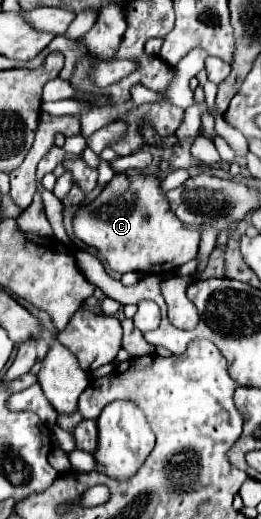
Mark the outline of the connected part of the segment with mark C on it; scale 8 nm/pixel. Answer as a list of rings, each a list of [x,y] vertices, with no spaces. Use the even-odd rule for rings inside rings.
[[[115,175],[91,205],[75,211],[73,233],[89,247],[95,247],[109,269],[119,275],[127,271],[167,275],[191,261],[199,251],[199,231],[183,227],[169,211],[167,197],[159,191],[159,181],[143,175]],[[145,215],[151,215],[151,221]]]

